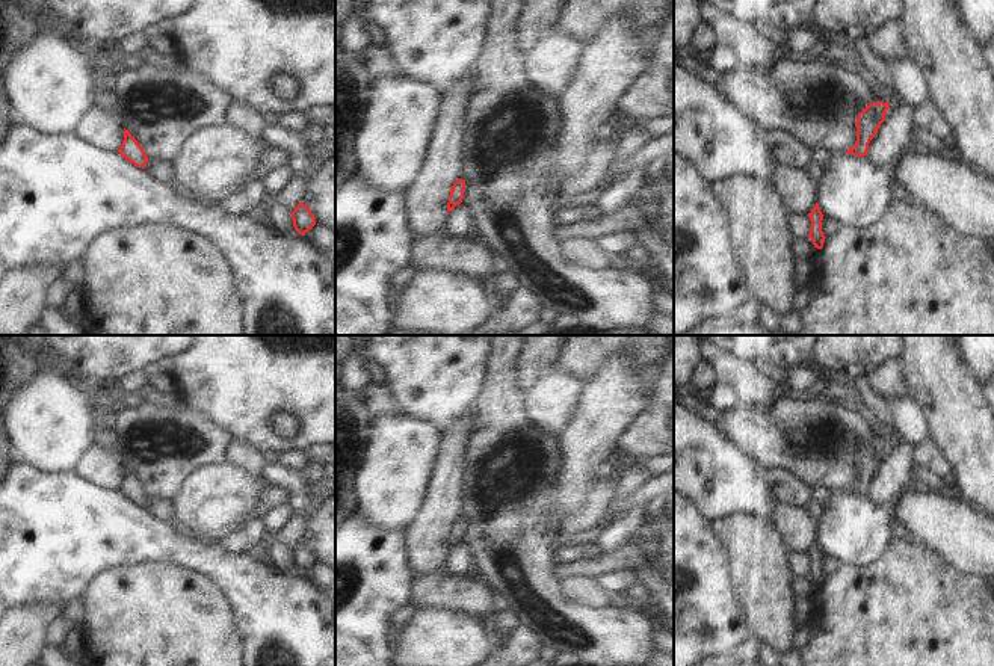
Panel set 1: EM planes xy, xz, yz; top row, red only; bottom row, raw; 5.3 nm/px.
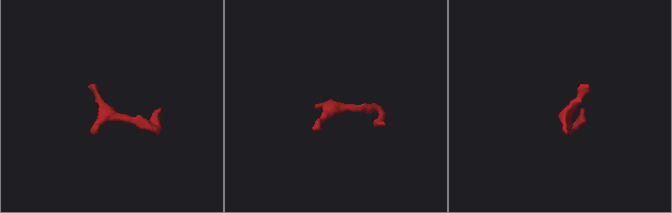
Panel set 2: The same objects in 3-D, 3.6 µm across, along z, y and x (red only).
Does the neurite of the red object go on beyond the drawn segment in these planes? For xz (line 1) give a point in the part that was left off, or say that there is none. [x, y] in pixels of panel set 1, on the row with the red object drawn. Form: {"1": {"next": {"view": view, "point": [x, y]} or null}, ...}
{"1": {"next": null}}

